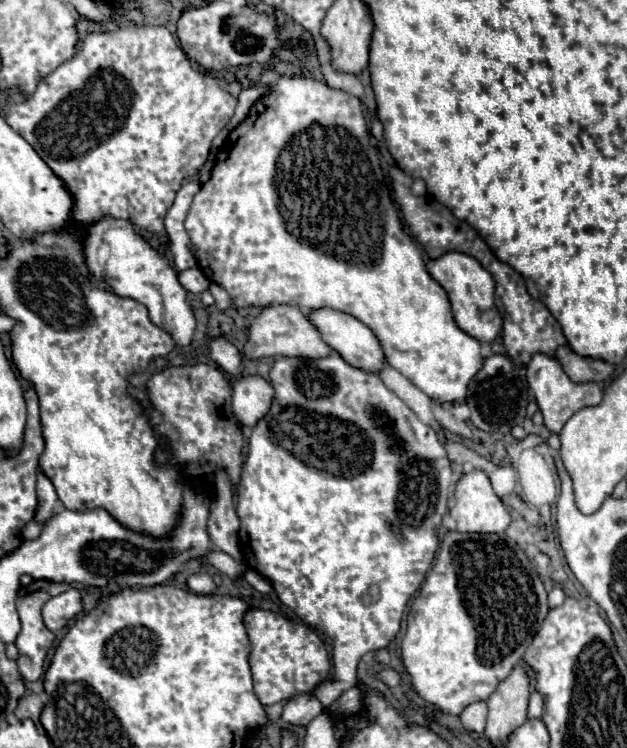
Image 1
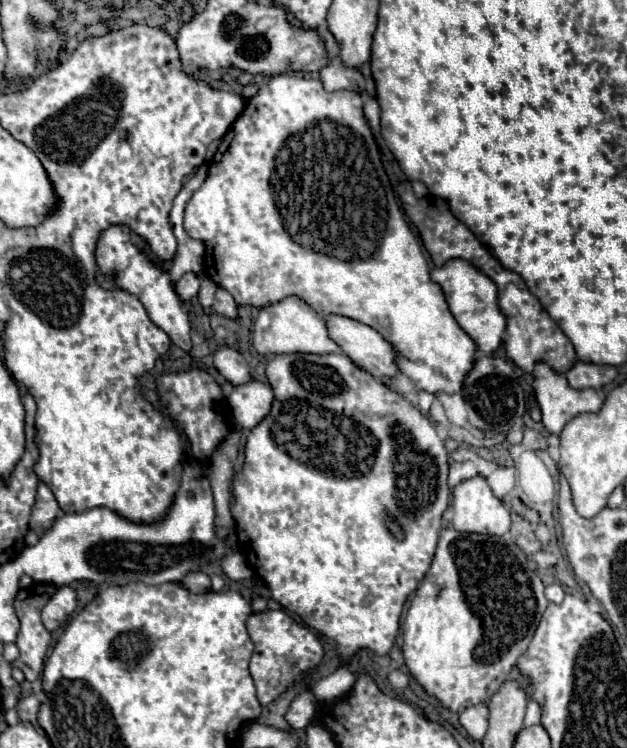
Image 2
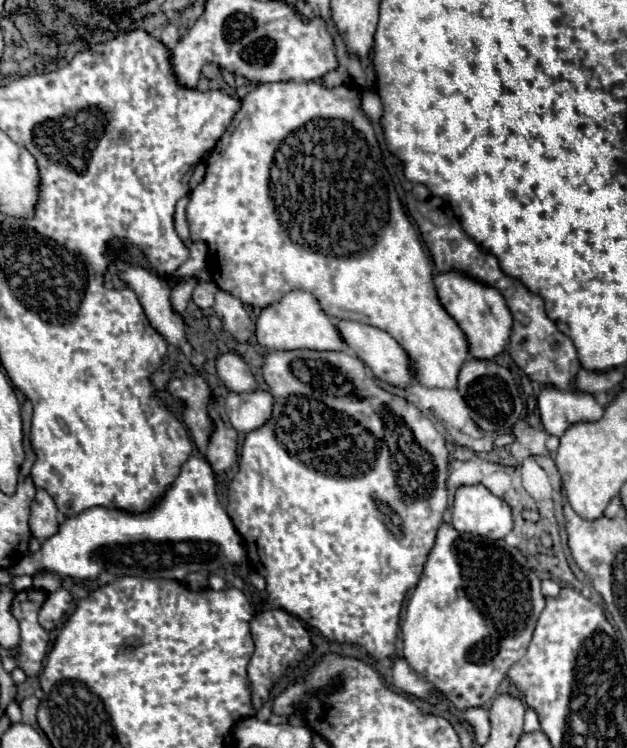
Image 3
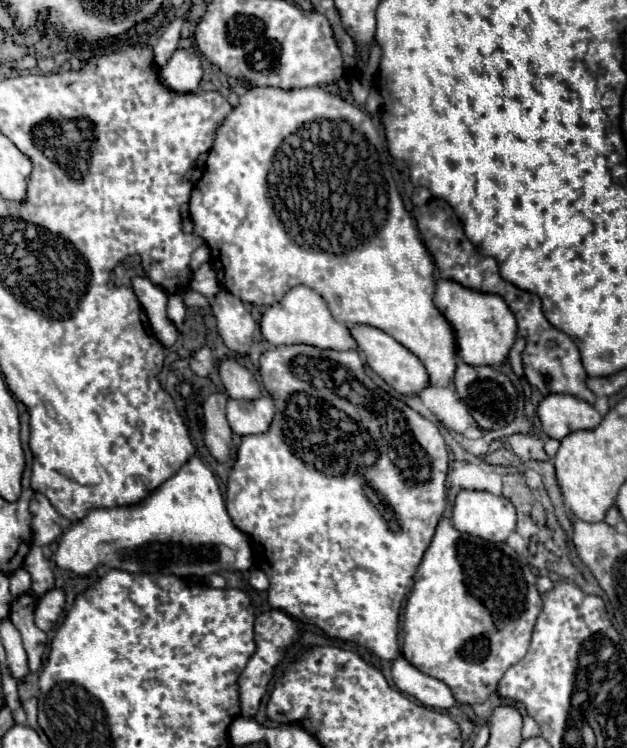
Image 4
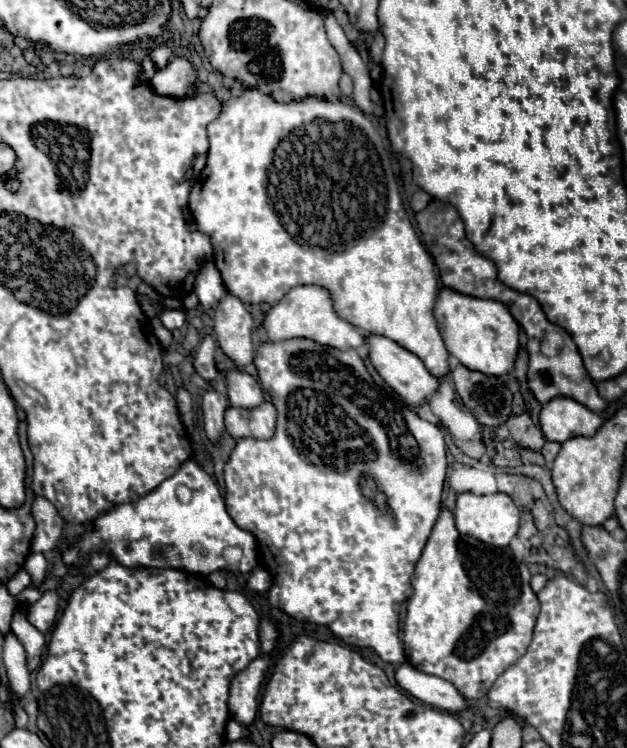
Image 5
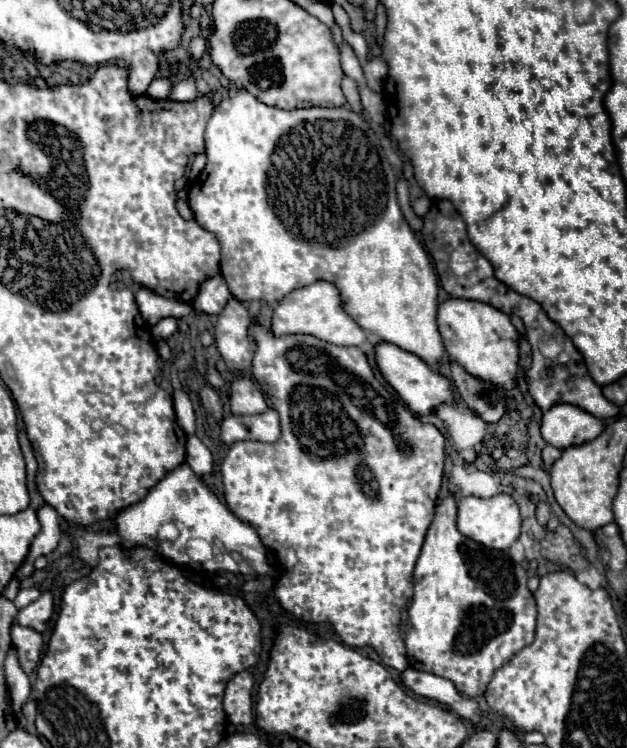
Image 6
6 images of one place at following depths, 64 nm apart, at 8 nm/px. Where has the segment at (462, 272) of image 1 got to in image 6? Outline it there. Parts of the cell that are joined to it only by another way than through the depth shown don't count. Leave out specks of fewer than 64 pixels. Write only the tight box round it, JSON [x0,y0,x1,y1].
[438,298,518,390]

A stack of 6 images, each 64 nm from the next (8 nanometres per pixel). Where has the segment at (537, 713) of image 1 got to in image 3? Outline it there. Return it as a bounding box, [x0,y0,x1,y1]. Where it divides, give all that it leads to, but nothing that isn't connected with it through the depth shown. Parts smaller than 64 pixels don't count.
[524,708,540,732]

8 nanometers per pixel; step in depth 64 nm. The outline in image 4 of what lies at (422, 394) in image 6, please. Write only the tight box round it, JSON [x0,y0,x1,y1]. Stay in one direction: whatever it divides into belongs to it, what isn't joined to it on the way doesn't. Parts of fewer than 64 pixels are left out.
[350,326,428,396]

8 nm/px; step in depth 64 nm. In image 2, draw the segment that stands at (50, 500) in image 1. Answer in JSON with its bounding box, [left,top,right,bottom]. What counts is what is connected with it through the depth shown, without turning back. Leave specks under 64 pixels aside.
[30,484,58,534]

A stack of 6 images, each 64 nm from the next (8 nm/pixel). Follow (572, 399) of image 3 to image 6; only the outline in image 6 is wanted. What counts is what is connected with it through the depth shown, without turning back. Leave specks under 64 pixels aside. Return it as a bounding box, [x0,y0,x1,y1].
[542,404,604,450]

